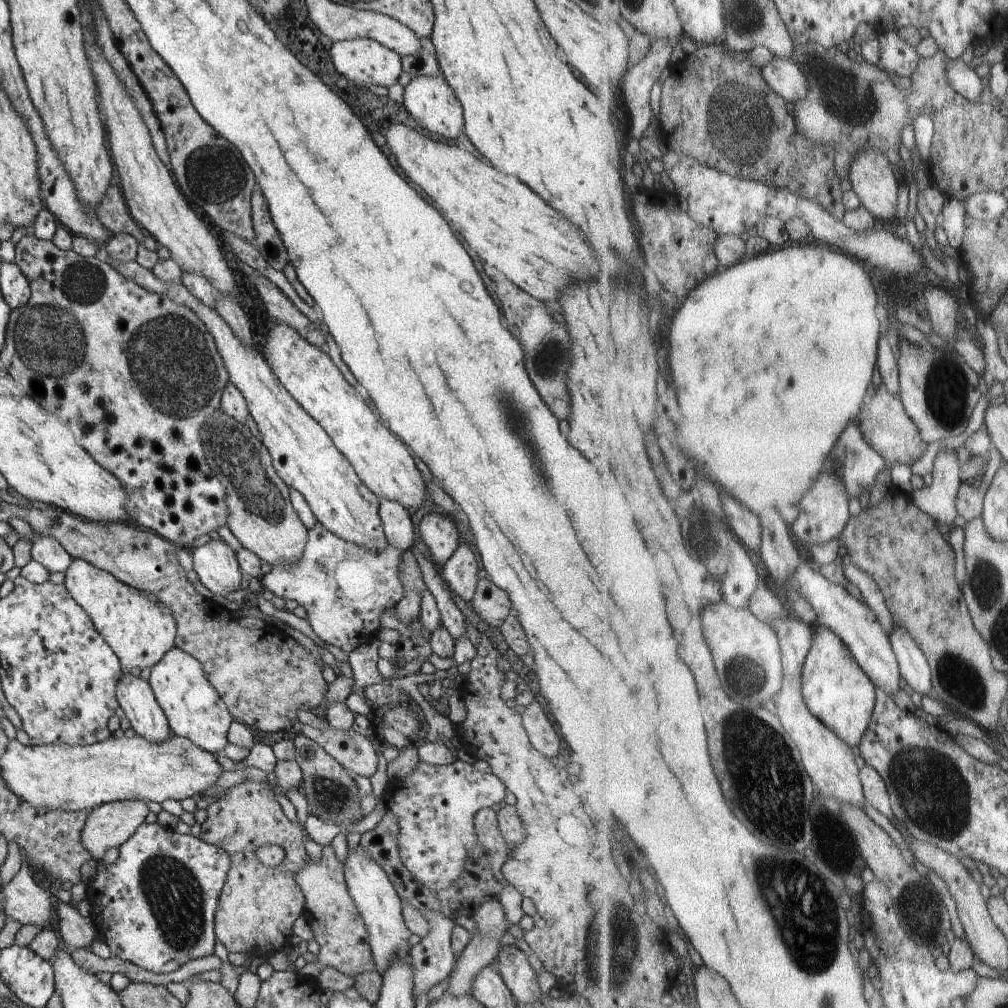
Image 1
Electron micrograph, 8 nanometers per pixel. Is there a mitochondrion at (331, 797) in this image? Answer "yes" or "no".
yes

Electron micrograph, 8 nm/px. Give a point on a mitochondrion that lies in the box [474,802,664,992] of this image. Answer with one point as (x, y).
(619, 953)

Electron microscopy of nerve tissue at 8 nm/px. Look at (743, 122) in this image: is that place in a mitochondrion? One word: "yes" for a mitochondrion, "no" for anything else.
yes

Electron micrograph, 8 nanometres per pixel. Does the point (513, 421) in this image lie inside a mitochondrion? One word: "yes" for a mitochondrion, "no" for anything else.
yes

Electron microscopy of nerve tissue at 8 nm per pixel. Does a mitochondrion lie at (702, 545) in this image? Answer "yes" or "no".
yes

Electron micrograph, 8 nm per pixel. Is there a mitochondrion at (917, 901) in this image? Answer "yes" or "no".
yes

